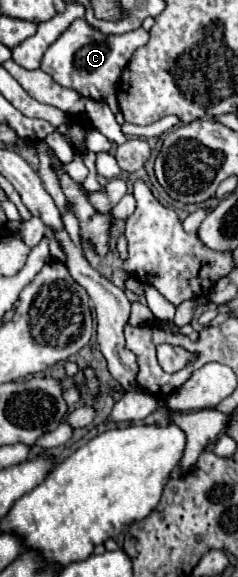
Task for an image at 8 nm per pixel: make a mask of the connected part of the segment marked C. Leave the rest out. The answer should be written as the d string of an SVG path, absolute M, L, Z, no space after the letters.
M80 18L80 20L74 20L68 26L68 30L44 52L40 70L50 74L54 82L58 82L60 86L72 88L86 98L106 100L110 94L116 92L120 74L126 68L132 54L136 52L136 48L144 46L148 38L150 36L144 28L138 28L120 36L106 36L100 30L88 26L84 18Z

